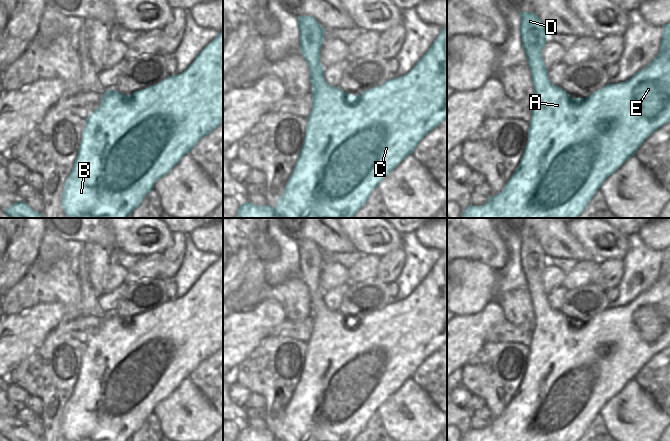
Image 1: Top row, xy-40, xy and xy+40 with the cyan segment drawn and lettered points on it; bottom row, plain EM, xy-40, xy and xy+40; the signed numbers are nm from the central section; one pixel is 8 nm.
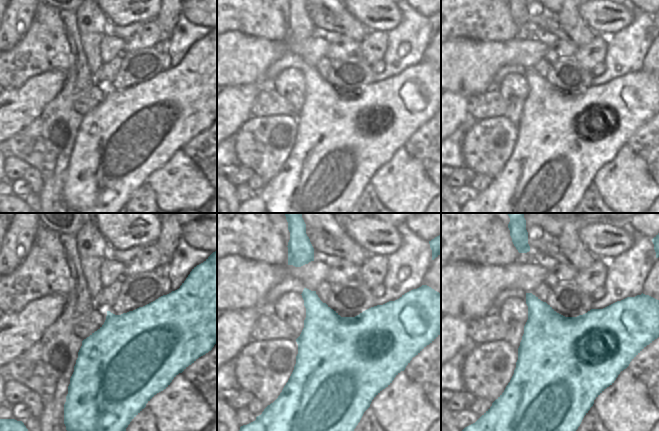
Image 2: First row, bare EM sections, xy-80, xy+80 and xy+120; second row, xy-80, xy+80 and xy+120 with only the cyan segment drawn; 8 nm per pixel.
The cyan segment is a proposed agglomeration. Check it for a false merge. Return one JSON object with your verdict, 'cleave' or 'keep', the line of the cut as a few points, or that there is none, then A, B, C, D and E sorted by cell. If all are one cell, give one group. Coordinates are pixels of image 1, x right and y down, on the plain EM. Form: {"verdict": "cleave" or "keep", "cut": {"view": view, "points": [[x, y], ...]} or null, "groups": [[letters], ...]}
{"verdict": "keep", "cut": null, "groups": [["A", "B", "C", "D", "E"]]}

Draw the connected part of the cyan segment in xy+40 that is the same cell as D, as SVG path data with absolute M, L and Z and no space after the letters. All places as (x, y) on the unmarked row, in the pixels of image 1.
M520 236L520 259L522 261L522 271L526 277L528 291L532 299L534 309L534 329L532 331L532 341L528 346L528 365L520 387L504 413L490 420L488 425L481 430L469 429L463 436L462 441L578 441L582 438L596 415L602 407L614 396L616 396L631 380L634 380L642 367L658 352L670 345L670 247L663 249L662 263L660 265L660 275L658 279L643 293L636 296L629 304L617 308L607 308L603 312L593 316L585 322L571 322L560 310L555 310L548 303L548 294L542 283L542 273L546 267L548 257L544 253L541 245L533 236Z

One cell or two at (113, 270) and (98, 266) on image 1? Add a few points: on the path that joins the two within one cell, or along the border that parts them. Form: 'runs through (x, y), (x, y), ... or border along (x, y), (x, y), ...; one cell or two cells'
border along (111, 263), (104, 275), (103, 291); two cells

